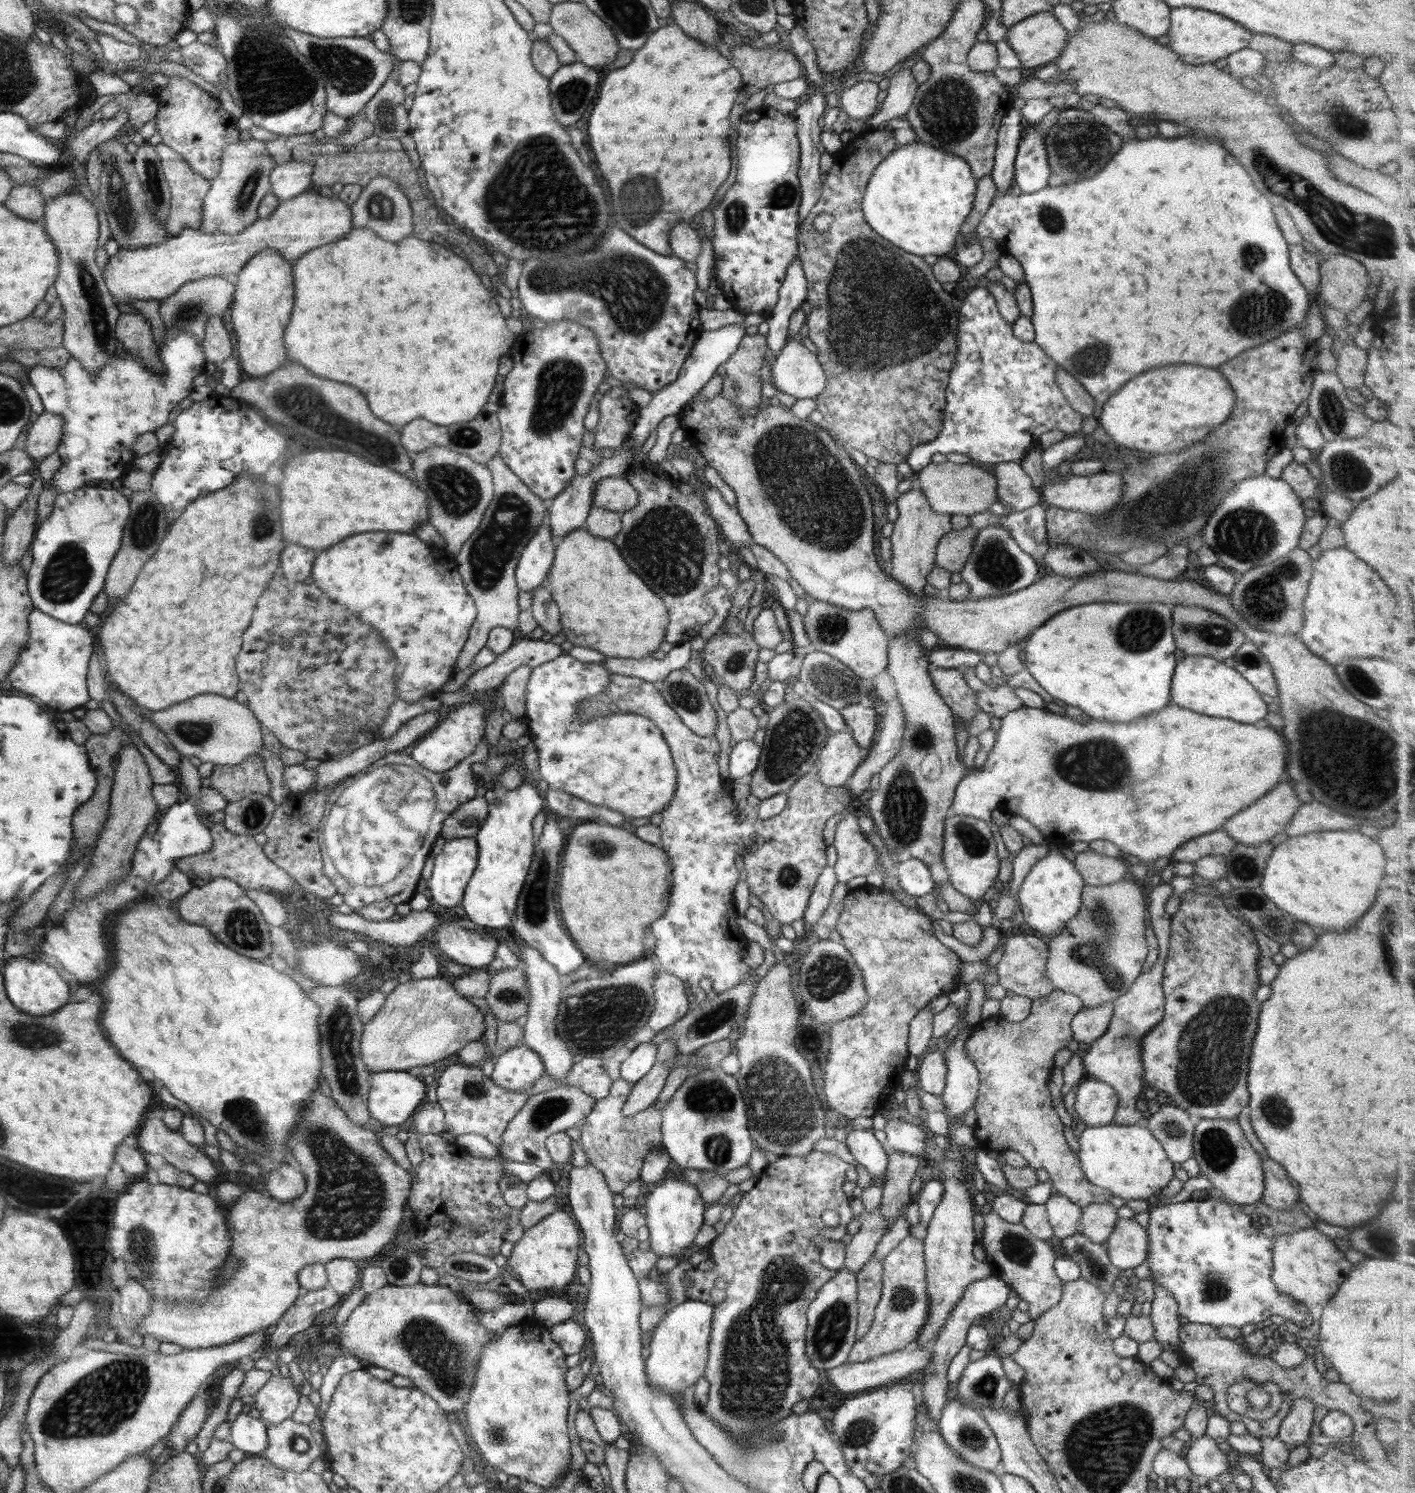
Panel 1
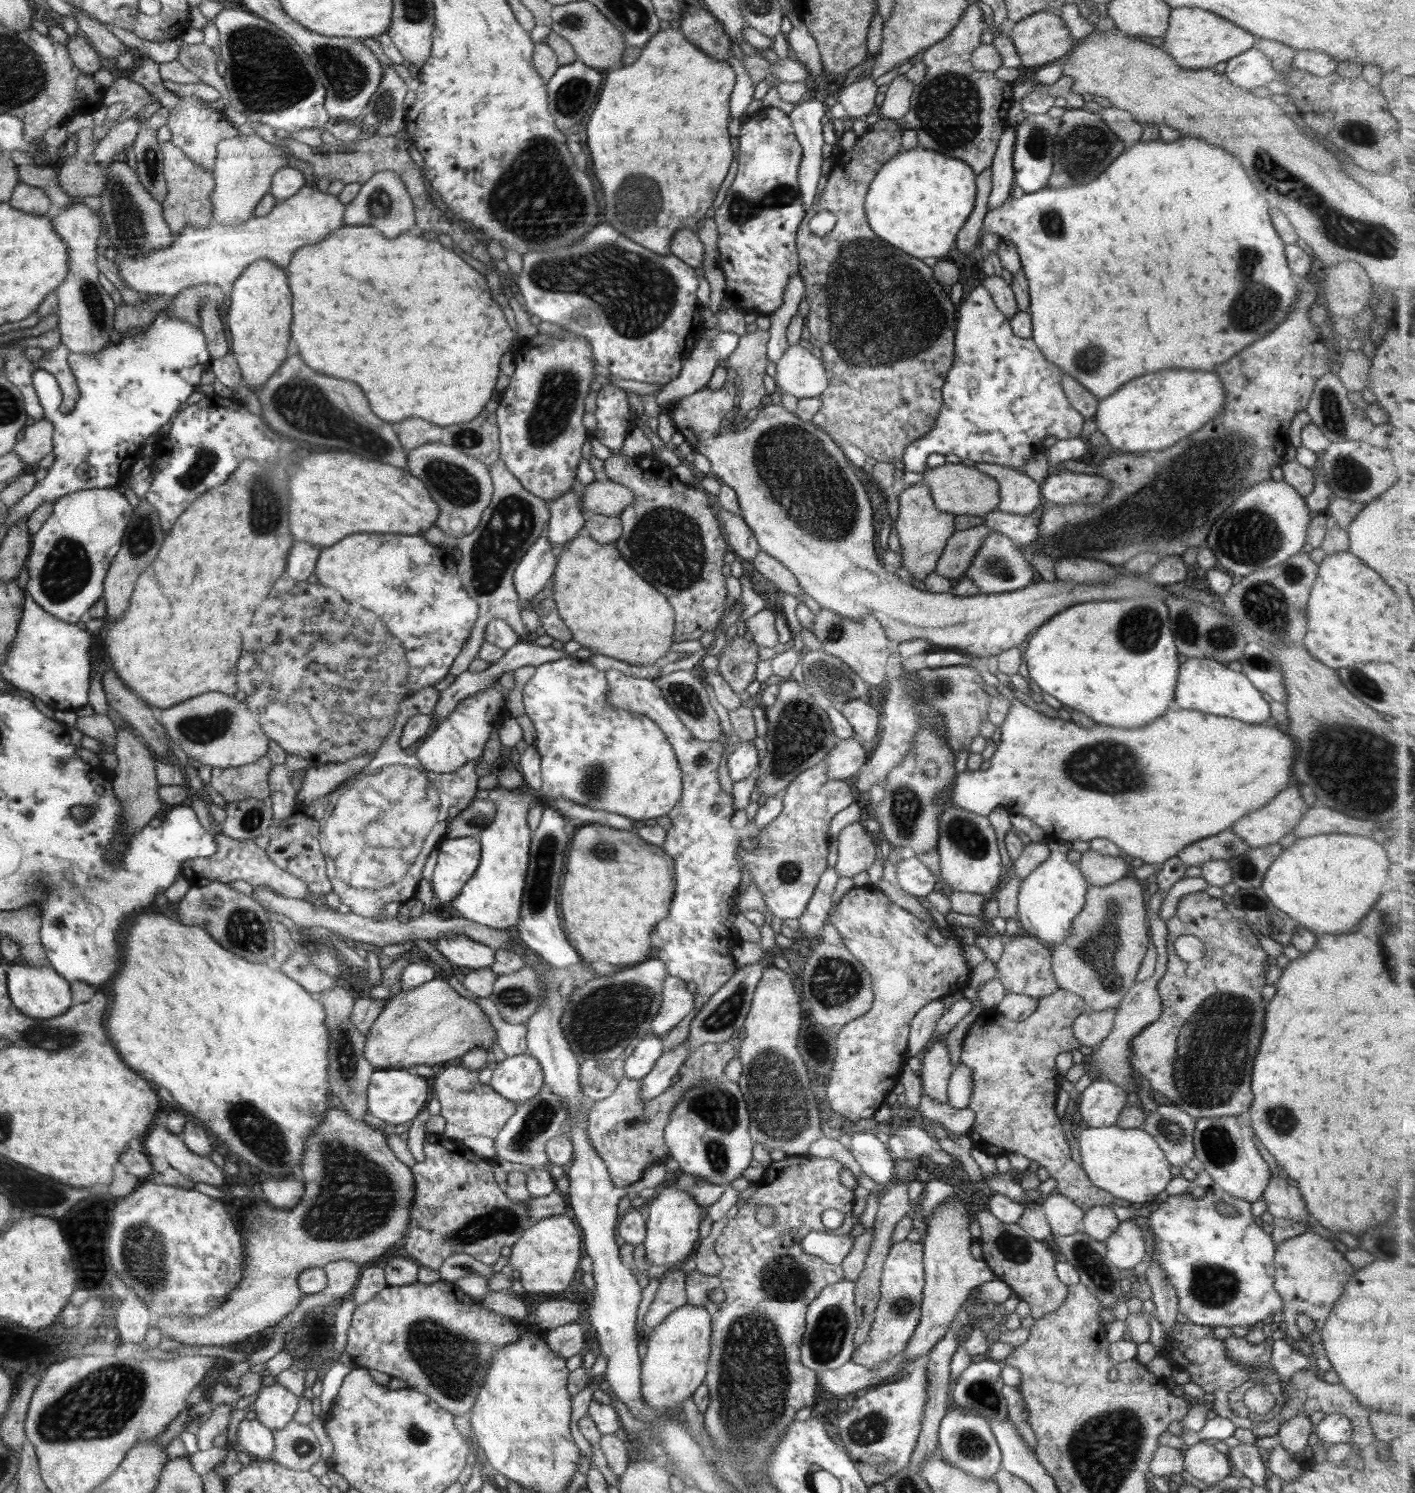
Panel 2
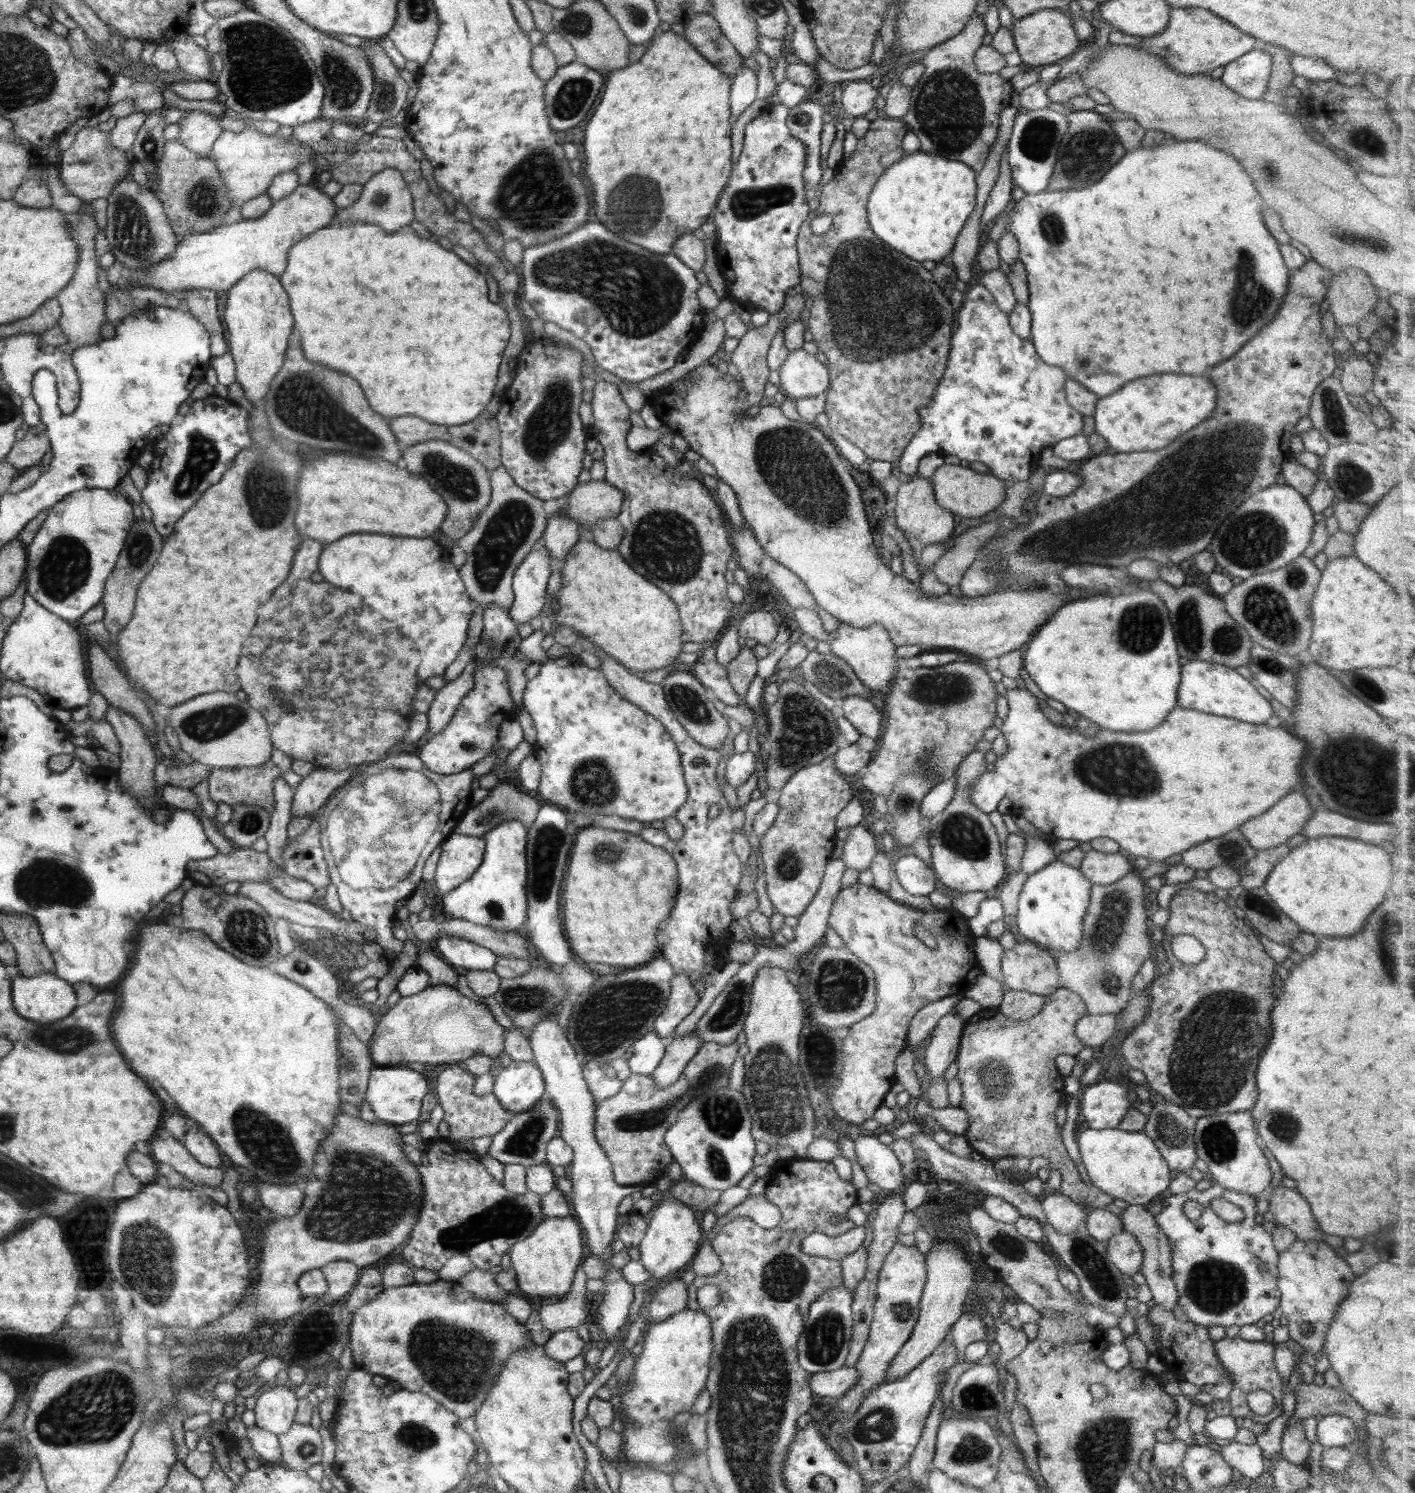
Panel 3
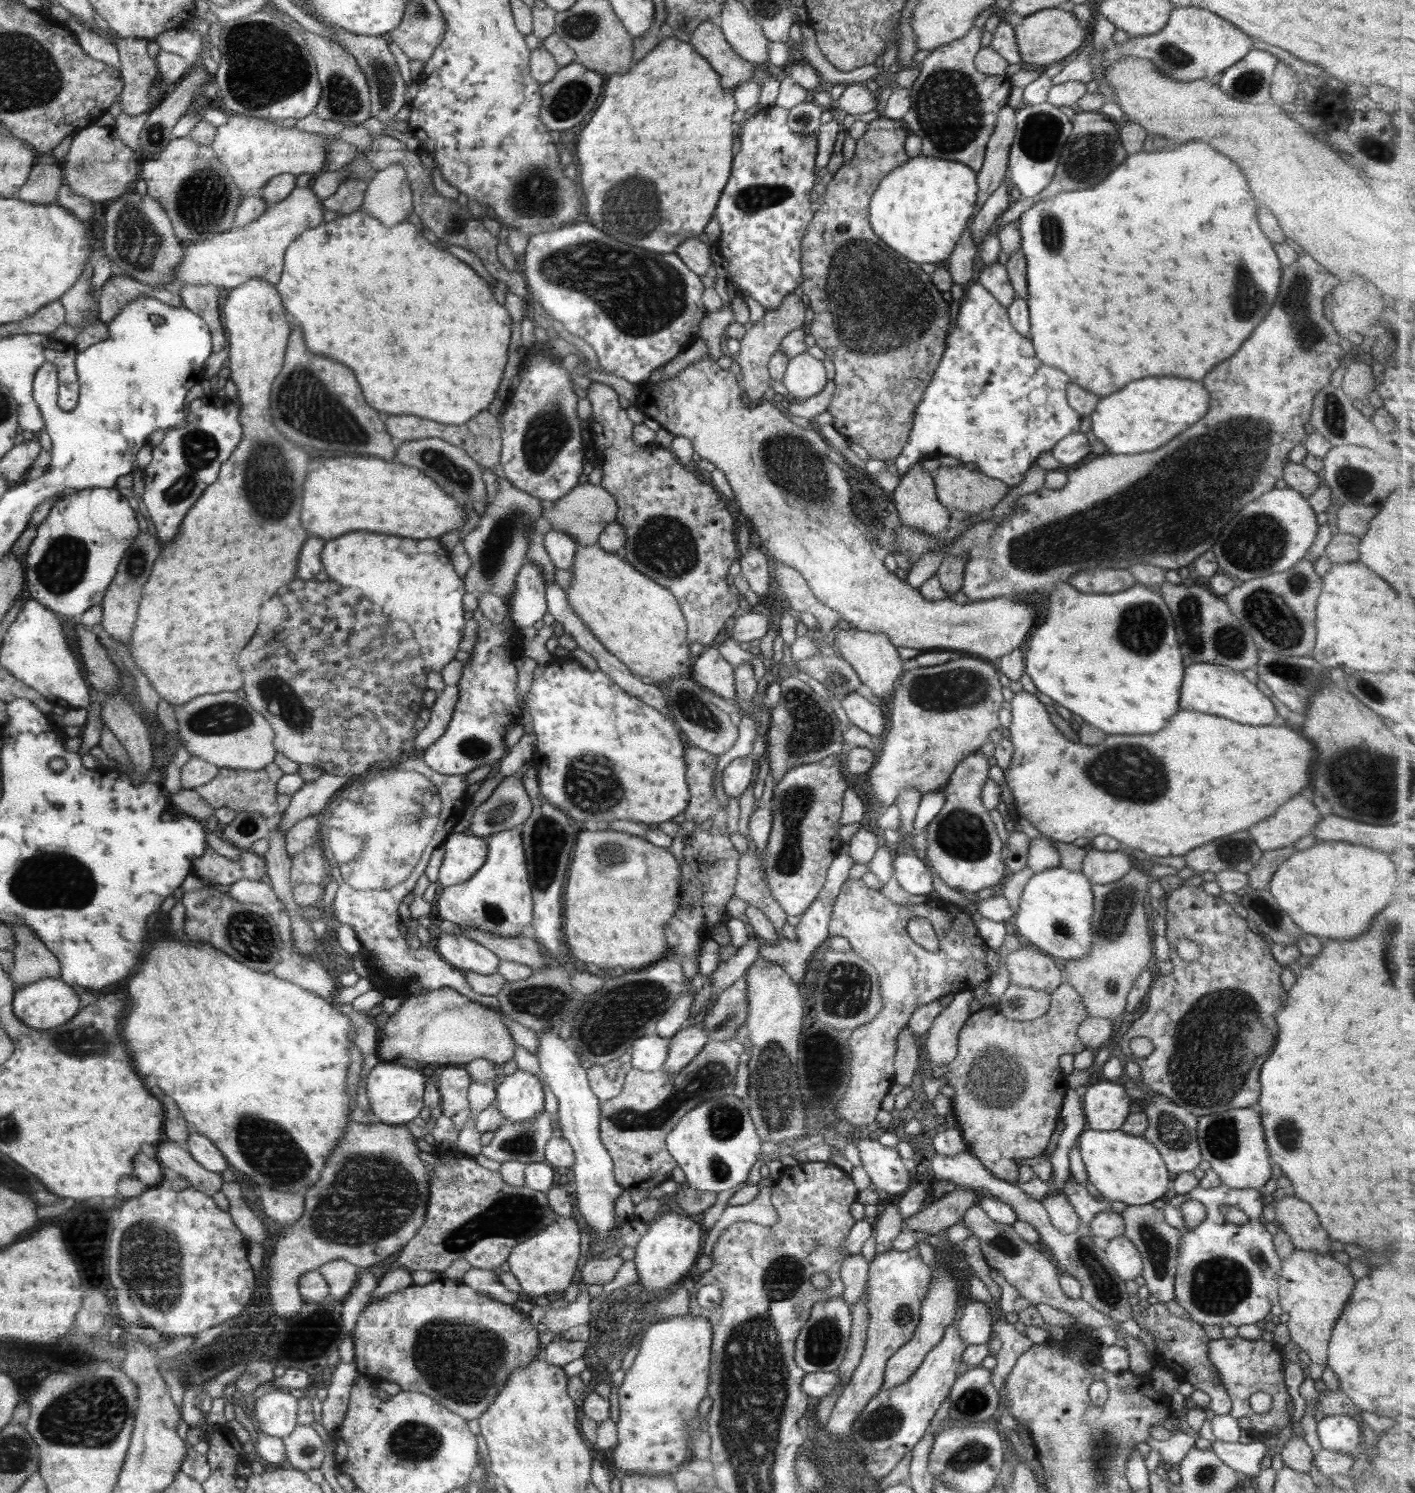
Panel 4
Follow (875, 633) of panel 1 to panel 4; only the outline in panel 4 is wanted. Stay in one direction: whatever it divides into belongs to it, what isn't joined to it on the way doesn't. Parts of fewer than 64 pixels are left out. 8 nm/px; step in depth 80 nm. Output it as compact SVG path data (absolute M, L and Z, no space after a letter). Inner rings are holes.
M840 629L838 633L838 643L834 649L842 652L842 658L852 665L859 679L879 698L884 698L893 694L897 681L903 674L907 665L898 654L897 646L894 646L890 639L883 633L872 634L864 630Z

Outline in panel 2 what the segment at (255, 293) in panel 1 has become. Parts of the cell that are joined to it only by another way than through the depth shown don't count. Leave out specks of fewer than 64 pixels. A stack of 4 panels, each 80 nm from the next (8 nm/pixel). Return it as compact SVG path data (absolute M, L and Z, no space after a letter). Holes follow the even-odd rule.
M257 260L253 262L228 288L230 293L230 307L228 308L228 330L232 338L232 351L241 370L243 385L251 390L260 388L280 368L288 356L290 348L290 322L292 322L292 293L288 286L285 269L271 260Z

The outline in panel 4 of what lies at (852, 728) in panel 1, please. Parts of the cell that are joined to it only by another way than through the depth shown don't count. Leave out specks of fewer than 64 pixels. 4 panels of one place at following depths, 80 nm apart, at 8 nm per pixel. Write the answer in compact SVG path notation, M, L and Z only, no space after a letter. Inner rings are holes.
M856 691L842 696L840 701L850 724L876 737L884 732L884 720L886 718L884 716L885 710L882 707L872 704Z

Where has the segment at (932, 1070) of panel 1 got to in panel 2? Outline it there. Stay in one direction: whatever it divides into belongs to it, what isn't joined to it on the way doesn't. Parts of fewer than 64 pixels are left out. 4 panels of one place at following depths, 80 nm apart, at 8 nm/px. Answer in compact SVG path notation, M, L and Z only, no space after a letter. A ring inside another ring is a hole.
M937 1041L921 1061L918 1072L922 1081L923 1092L936 1102L947 1102L947 1088L953 1066L945 1041Z

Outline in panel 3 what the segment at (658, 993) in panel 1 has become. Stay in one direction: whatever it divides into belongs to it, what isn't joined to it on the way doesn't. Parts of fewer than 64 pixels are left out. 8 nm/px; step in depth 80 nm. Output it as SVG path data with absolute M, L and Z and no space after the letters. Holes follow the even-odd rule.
M686 973L677 974L670 981L670 997L653 1026L653 1031L663 1040L674 1036L676 1027L699 1002L700 995L691 985L688 975Z

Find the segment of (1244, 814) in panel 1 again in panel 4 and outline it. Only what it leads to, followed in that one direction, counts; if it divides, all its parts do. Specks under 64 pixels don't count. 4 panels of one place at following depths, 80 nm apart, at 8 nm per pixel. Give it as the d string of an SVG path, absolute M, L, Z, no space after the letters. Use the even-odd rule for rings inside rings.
M1296 796L1280 806L1274 816L1252 826L1249 835L1263 851L1276 850L1294 846L1297 840L1310 835L1321 819L1310 800Z

